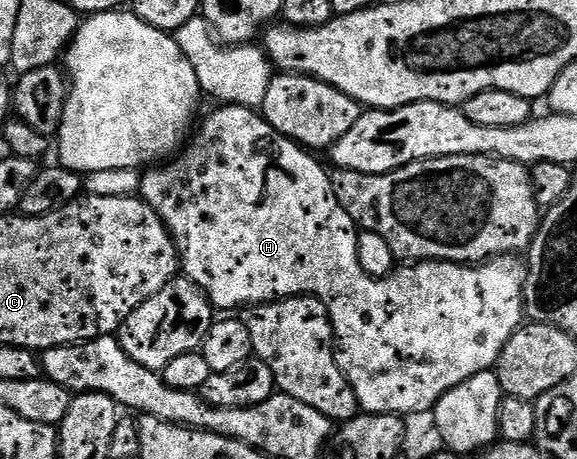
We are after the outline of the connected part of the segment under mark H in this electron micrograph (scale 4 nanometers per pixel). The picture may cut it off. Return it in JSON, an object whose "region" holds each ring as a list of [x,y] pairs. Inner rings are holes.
{"region":[[[220,105],[194,131],[193,137],[170,160],[155,164],[140,177],[138,197],[161,216],[163,223],[171,234],[175,246],[179,249],[181,270],[192,282],[196,282],[211,300],[211,305],[219,312],[235,312],[248,306],[259,306],[262,302],[278,302],[281,298],[310,296],[320,298],[331,317],[331,327],[335,330],[337,357],[341,372],[349,380],[353,392],[359,401],[360,411],[368,414],[423,414],[434,411],[435,405],[445,396],[447,390],[457,388],[457,384],[465,384],[469,376],[477,376],[477,372],[492,369],[499,361],[505,344],[525,322],[523,304],[523,286],[527,282],[527,271],[524,263],[515,256],[492,258],[489,262],[464,264],[462,262],[417,262],[403,264],[386,274],[384,278],[369,276],[361,268],[357,260],[357,240],[359,230],[355,221],[341,208],[337,196],[331,187],[330,173],[318,162],[314,153],[308,152],[292,138],[277,133],[262,113],[244,106]]]}

